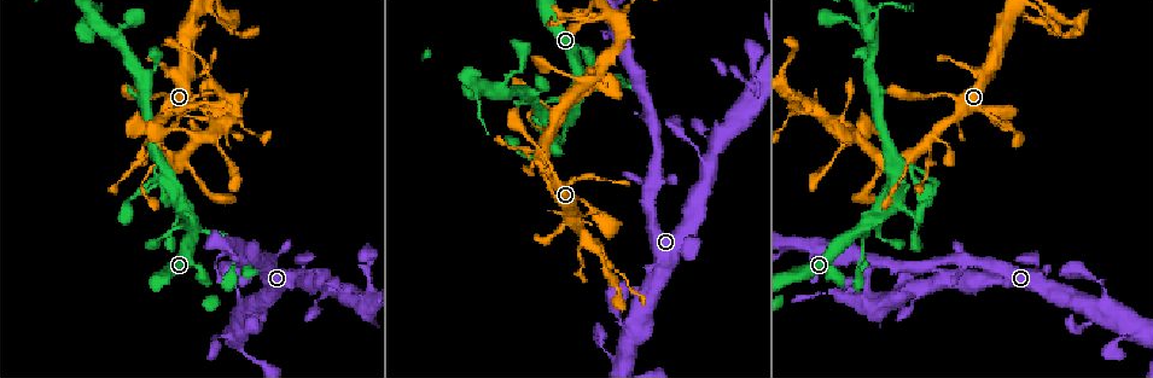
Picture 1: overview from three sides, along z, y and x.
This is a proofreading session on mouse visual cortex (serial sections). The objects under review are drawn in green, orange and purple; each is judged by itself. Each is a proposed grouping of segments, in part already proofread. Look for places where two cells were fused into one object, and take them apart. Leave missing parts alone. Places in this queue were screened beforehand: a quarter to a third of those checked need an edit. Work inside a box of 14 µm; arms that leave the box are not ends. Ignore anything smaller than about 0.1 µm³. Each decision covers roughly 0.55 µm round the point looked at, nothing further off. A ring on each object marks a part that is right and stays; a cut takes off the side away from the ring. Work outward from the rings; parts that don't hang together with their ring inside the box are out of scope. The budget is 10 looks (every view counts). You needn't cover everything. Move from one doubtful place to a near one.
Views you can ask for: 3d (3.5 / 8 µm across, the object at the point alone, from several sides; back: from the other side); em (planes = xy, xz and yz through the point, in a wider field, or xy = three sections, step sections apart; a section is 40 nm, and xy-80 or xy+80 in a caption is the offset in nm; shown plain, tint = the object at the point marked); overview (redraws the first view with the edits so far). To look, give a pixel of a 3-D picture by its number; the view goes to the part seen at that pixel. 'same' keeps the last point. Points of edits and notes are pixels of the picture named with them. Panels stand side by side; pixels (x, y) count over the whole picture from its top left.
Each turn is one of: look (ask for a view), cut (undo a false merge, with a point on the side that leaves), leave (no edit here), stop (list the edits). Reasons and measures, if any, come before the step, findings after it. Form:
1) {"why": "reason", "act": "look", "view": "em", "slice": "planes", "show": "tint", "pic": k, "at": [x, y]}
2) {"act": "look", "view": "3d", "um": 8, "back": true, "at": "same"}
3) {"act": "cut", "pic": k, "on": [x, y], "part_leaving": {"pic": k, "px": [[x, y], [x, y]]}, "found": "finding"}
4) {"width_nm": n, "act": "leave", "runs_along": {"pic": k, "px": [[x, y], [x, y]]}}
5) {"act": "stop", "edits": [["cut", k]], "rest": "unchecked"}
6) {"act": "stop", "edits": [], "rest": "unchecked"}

{"why": "thin neck", "act": "look", "view": "3d", "um": 3.5, "pic": 1, "at": [897, 176]}

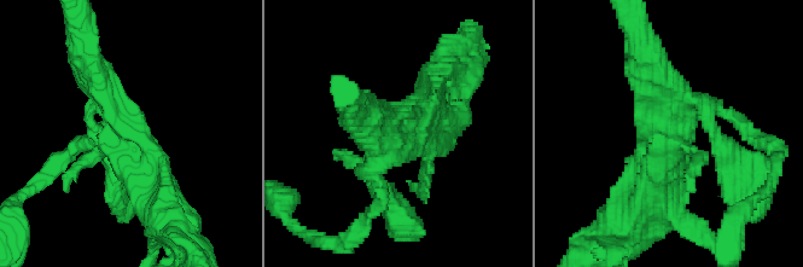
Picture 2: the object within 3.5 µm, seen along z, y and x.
{"act": "look", "view": "em", "slice": "xy", "step": 2, "show": "tint", "pic": 2, "at": [667, 133]}

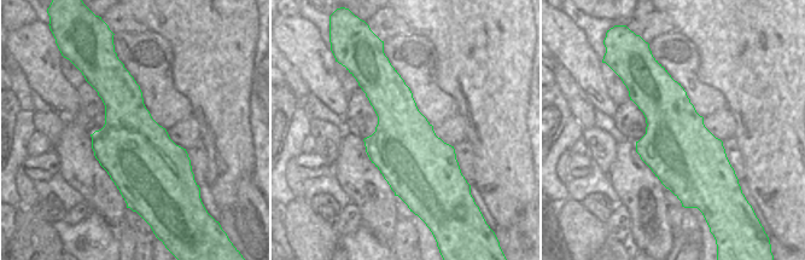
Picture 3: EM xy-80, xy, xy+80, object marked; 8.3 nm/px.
{"act": "leave", "runs_along": {"pic": 2, "px": [[158, 198], [92, 65]]}, "found": "continuous, no second cell"}

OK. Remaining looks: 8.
{"why": "thick turns thin", "act": "look", "view": "3d", "um": 3.5, "back": true, "pic": 1, "at": [232, 267]}

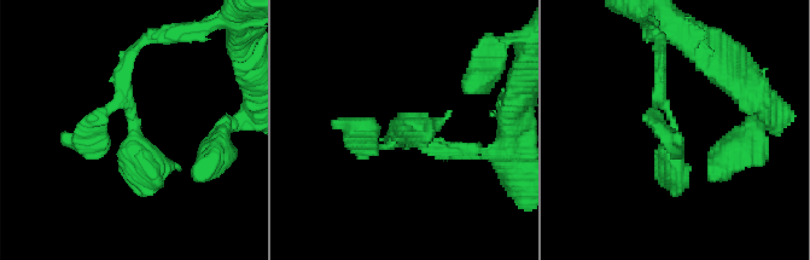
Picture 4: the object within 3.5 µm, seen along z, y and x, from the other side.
{"act": "look", "view": "em", "slice": "xy", "step": 2, "show": "tint", "pic": 4, "at": [131, 123]}

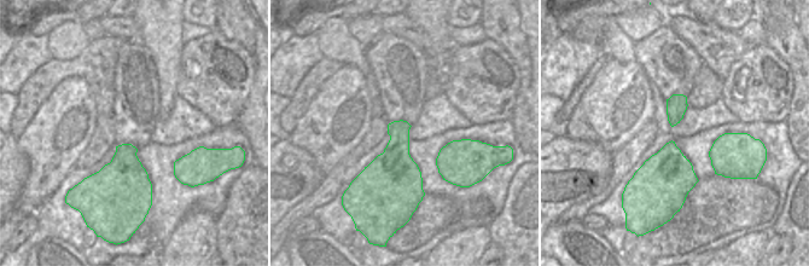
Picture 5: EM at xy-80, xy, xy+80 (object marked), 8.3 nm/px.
{"act": "leave", "runs_along": {"pic": 4, "px": [[137, 48], [122, 93], [137, 152], [178, 168]]}, "found": "continuous, no second cell"}

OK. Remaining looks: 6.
{"why": "three-way junction", "act": "look", "view": "3d", "um": 3.5, "pic": 1, "at": [602, 71]}

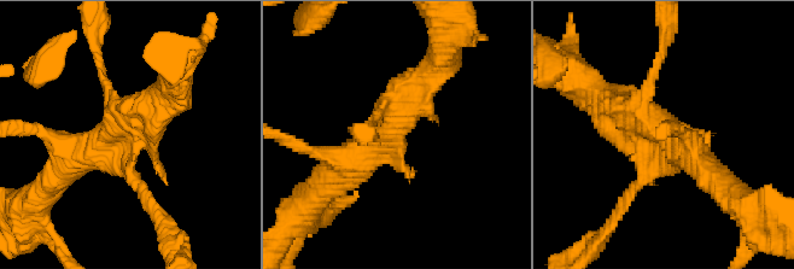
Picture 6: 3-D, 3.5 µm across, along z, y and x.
{"act": "look", "view": "em", "slice": "xy", "step": 5, "show": "tint", "pic": 6, "at": [397, 129]}

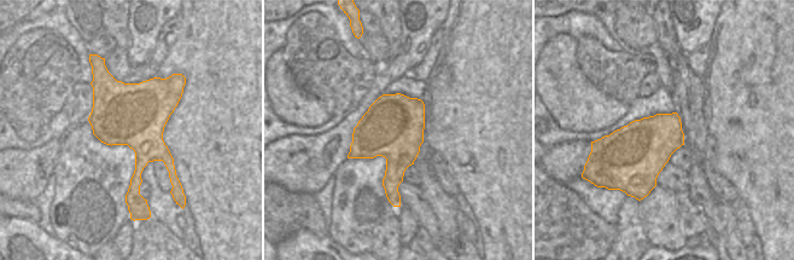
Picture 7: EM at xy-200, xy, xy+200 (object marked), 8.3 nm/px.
{"act": "leave", "runs_along": {"pic": 6, "px": [[340, 168], [389, 138], [426, 88]]}, "found": "one cell here"}

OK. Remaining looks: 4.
{"why": "calibre changes", "act": "look", "view": "3d", "um": 8, "pic": 1, "at": [618, 23]}

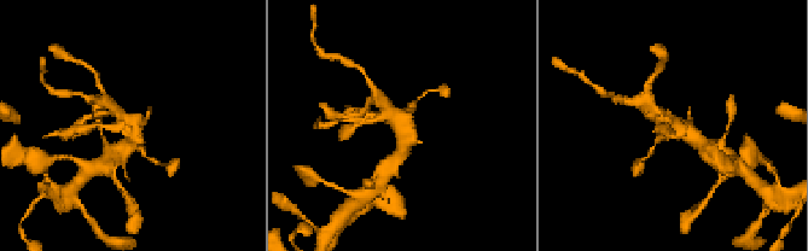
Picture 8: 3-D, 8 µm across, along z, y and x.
{"why": "zoom in", "act": "look", "view": "3d", "um": 3.5, "pic": 8, "at": [131, 122]}

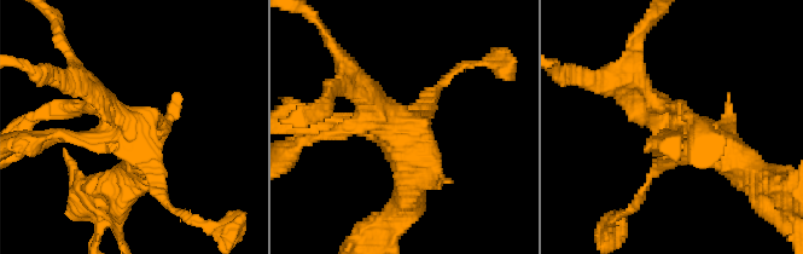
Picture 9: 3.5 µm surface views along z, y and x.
{"why": "now the EM", "act": "look", "view": "em", "slice": "xy", "step": 2, "show": "tint", "pic": 9, "at": [399, 146]}

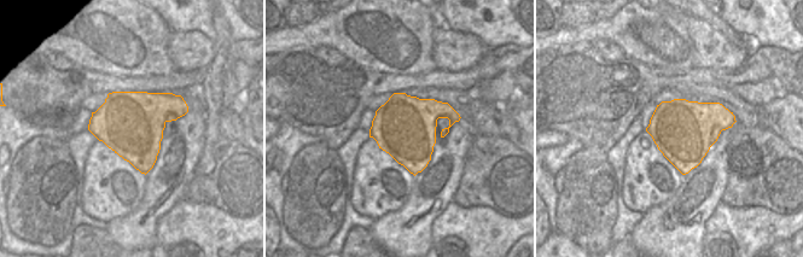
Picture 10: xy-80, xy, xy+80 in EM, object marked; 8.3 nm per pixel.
{"width_nm": 500, "act": "leave", "runs_along": {"pic": 9, "px": [[754, 172], [657, 105], [643, 84]]}, "found": "all the same cell"}

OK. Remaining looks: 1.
{"act": "stop", "edits": [], "rest": "unchecked"}

